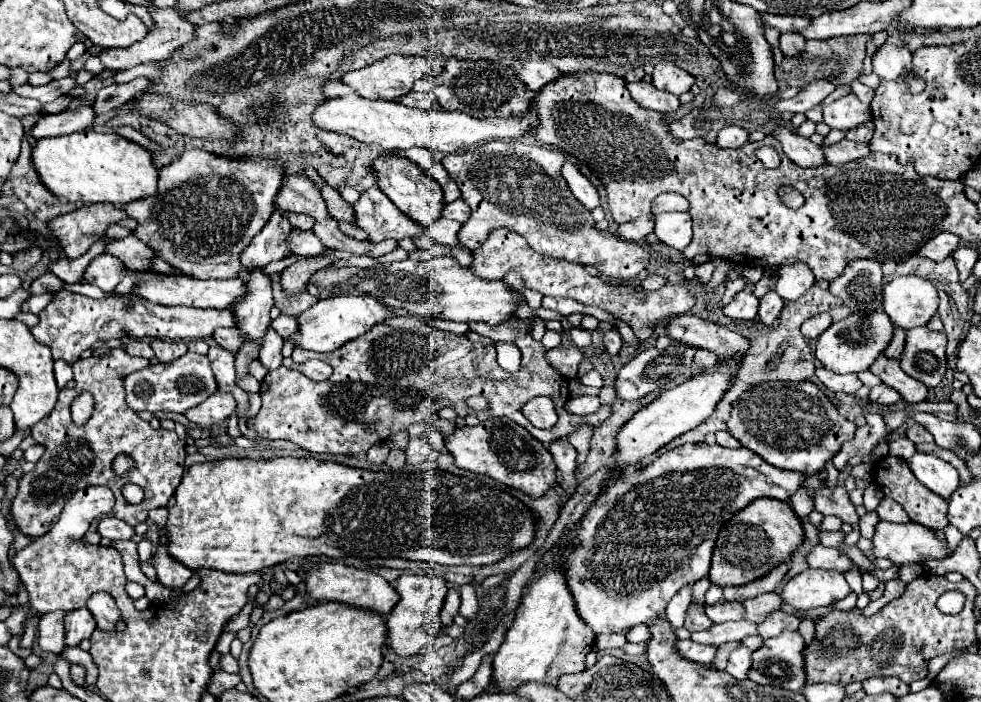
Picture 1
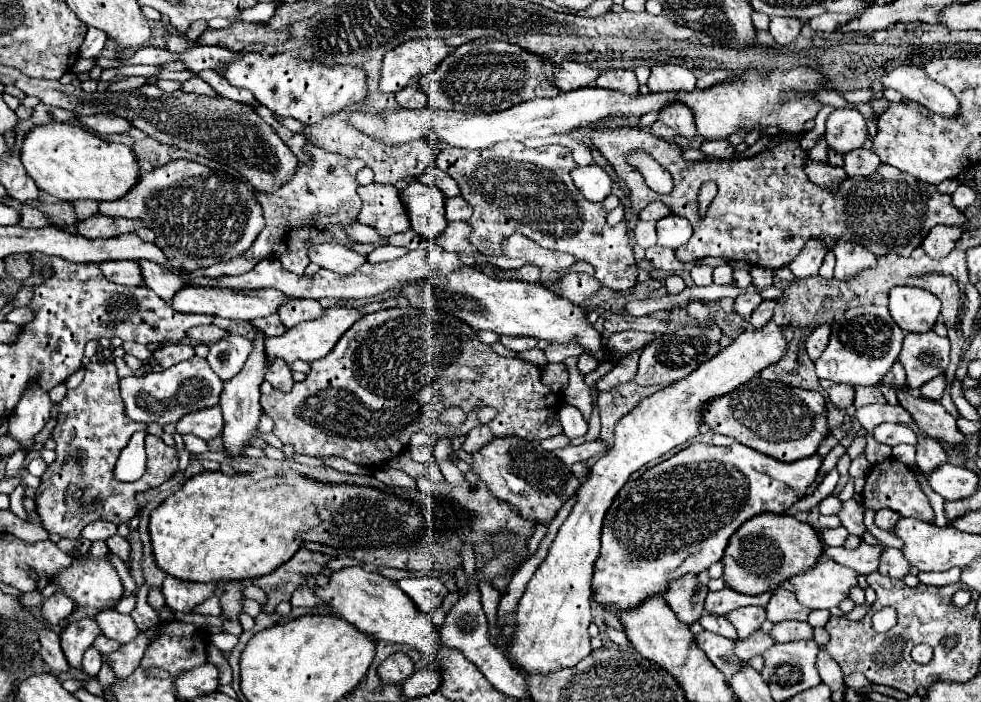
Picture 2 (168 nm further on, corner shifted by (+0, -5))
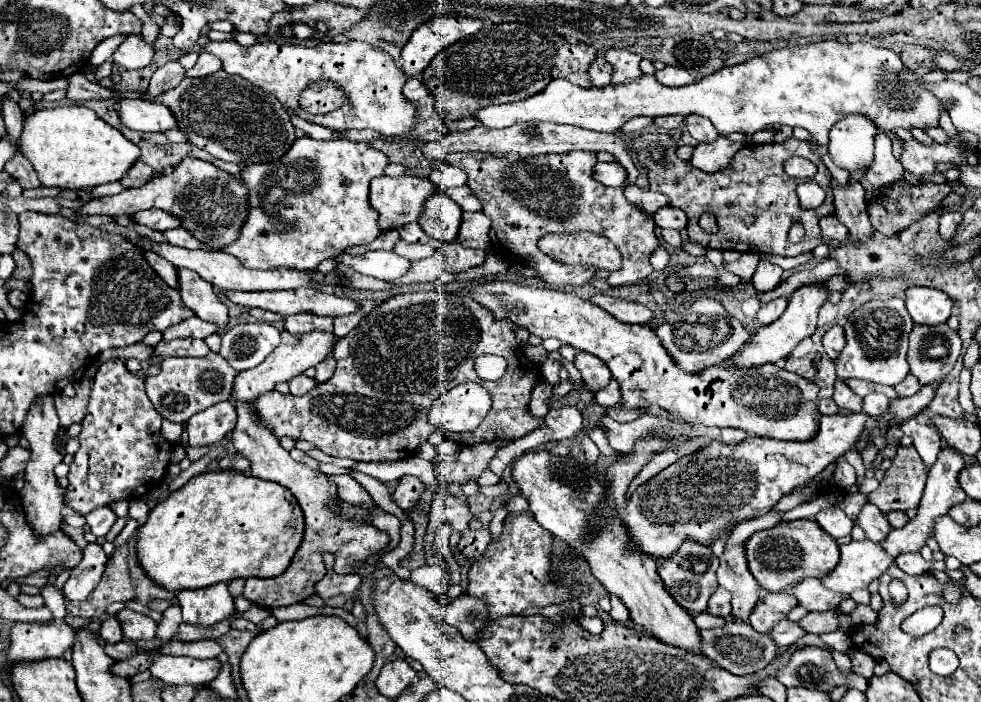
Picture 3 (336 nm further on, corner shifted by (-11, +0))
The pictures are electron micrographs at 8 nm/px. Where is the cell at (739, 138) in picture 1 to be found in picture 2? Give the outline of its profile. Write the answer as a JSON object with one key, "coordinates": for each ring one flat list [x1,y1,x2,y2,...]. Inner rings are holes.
{"coordinates":[[725,139,723,141,703,141,699,149,709,159,729,159,735,155,735,147]]}

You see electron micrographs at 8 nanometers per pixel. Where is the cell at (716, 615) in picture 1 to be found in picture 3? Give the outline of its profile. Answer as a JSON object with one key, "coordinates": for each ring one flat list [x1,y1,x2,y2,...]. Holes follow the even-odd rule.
{"coordinates":[[768,592,764,600,756,602,750,614,750,624,756,632,768,634,772,626,780,622,794,606,796,606,796,598,790,596,788,592]]}

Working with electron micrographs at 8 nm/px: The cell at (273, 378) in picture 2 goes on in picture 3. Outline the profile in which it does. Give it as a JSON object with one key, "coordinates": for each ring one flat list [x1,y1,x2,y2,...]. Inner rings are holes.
{"coordinates":[[298,374,296,378,292,378,292,380,288,382,288,386,290,386,290,394,294,394,294,396,302,396,302,394,306,394,308,390,312,390,312,388,316,386,316,380,310,380,308,376]]}

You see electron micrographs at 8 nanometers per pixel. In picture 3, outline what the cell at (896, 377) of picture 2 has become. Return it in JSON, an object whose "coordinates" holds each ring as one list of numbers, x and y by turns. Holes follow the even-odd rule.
{"coordinates":[[908,374,904,378,904,382,898,382,894,388,898,390,898,396,912,396,912,394,916,394,920,390,920,382,916,382,914,374]]}

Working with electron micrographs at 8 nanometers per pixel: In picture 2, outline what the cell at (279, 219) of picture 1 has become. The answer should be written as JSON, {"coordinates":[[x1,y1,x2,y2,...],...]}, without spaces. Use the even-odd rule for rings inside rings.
{"coordinates":[[235,257,235,259,231,259,231,261,218,262,211,267,190,272,189,277,242,275,245,271,251,271,251,269,257,265,257,261,259,261,259,259,243,259,243,257]]}

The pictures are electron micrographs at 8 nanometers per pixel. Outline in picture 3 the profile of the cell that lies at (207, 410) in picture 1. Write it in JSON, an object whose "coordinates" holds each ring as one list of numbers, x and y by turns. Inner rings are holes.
{"coordinates":[[220,402,200,414,194,414,184,428,190,434,190,446,210,446,220,442,236,426,234,404]]}

